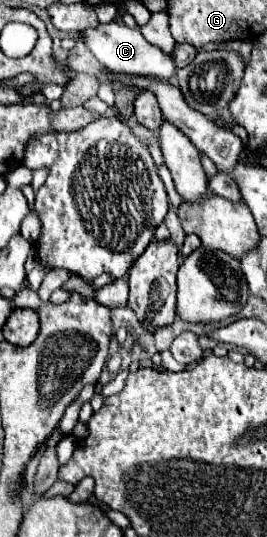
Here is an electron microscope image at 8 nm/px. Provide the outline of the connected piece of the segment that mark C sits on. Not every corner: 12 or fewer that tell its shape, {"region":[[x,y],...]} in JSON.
{"region":[[108,22],[78,32],[126,76],[172,78],[176,66],[140,28]]}

